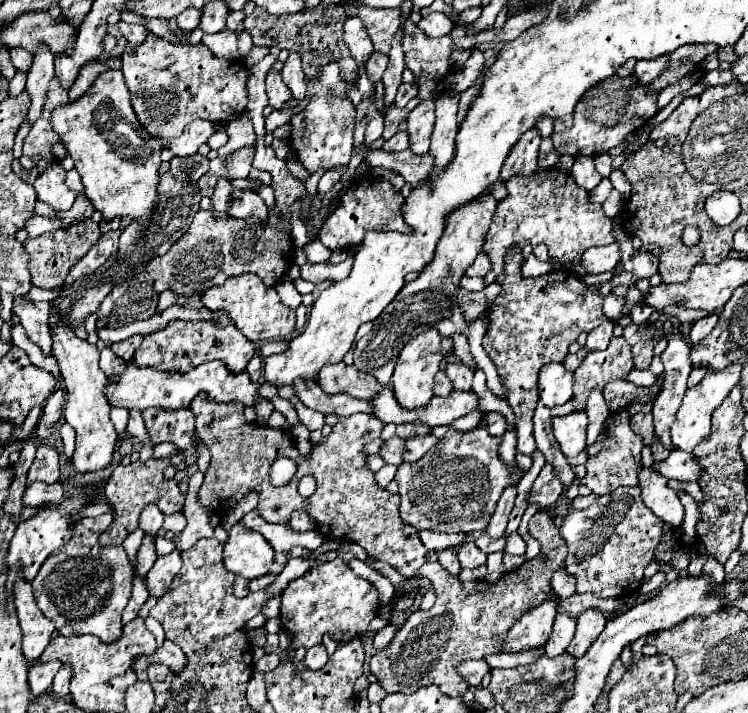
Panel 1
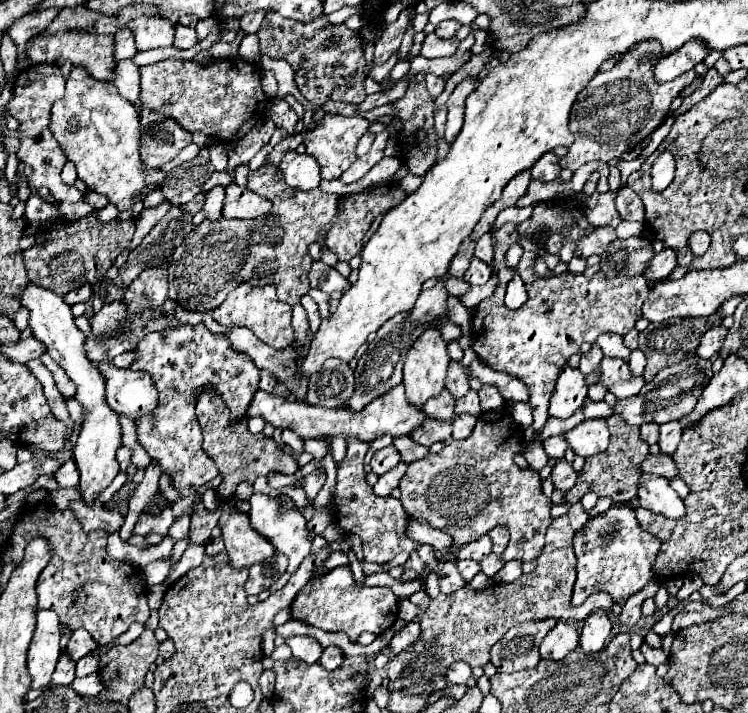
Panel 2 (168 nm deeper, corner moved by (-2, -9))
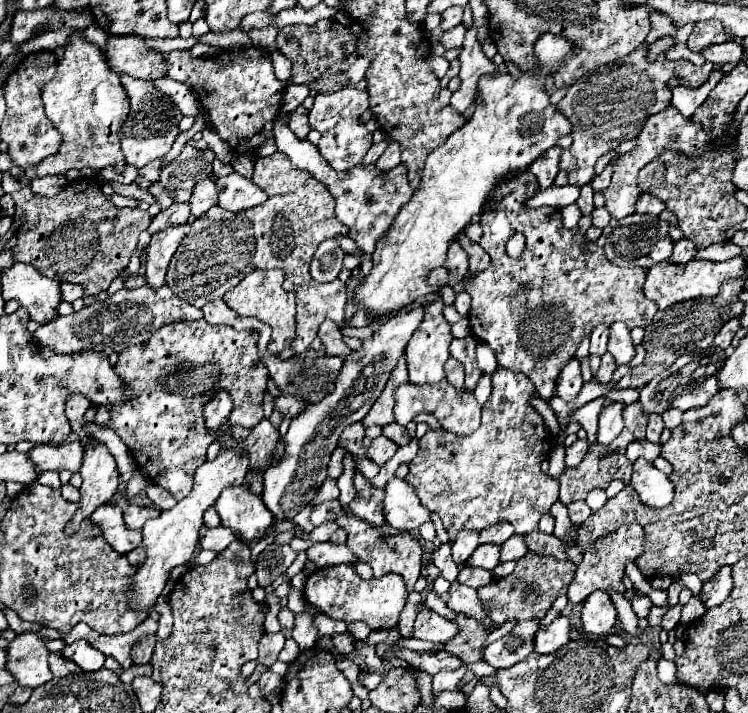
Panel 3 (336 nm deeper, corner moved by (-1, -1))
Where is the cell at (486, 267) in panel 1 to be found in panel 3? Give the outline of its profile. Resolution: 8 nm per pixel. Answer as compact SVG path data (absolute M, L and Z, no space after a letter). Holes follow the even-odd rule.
M467 235L459 237L459 243L461 243L461 247L465 249L465 253L469 255L469 271L471 271L471 273L479 273L479 271L483 271L483 269L489 267L491 261L489 261L487 253L485 253L477 243L473 243Z

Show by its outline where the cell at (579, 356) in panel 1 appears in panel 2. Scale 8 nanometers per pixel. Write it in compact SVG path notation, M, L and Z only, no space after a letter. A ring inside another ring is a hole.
M594 343L592 349L590 349L588 353L582 355L582 359L580 359L580 367L578 367L578 369L580 369L584 375L590 375L590 373L598 367L598 363L602 361L602 357L604 357L604 355L602 355L602 349Z

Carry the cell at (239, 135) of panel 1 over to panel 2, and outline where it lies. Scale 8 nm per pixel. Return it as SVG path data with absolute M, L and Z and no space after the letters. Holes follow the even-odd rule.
M234 170L220 171L220 173L218 173L218 171L214 171L214 173L212 173L212 177L210 177L210 181L206 181L206 183L204 183L204 189L202 189L202 191L206 193L210 187L216 187L216 185L222 185L222 187L226 187L228 183L231 183L233 181Z

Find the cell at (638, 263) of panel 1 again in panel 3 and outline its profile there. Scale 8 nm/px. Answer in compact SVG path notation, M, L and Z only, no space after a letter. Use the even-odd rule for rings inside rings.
M679 239L679 241L673 243L673 253L671 253L669 261L673 261L673 263L687 263L687 261L693 259L695 253L697 253L697 249L695 249L695 245L691 241Z

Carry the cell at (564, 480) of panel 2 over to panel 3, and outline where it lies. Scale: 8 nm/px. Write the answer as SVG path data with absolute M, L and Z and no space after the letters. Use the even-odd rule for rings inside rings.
M575 441L571 447L567 447L565 467L575 467L575 465L579 465L581 459L583 459L583 455L587 453L587 447L589 447L587 441Z

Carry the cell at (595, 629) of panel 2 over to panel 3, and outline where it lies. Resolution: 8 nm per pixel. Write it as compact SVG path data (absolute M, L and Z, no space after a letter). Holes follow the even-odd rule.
M595 591L585 599L583 611L581 611L583 633L603 637L615 625L615 619L617 619L617 611L615 611L615 605L611 603L609 593Z

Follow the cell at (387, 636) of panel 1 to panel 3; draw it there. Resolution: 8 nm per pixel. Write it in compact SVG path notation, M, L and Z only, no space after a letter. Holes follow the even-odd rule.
M423 607L415 619L413 625L413 637L423 639L423 641L433 641L433 643L443 643L449 641L449 637L455 637L457 627L447 621L445 617L437 615L433 609Z

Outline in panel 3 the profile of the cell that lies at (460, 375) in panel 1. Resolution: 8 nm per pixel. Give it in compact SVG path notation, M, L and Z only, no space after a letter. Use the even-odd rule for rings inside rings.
M449 359L445 363L445 373L447 373L447 381L457 387L457 389L463 389L463 377L465 377L465 371L463 371L463 365L457 361L457 359Z

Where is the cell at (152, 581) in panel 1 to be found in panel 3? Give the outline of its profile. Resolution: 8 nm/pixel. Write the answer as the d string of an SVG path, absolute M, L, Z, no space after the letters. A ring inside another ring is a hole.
M225 527L207 529L205 537L199 539L199 549L213 549L213 551L221 553L235 539L237 539L237 535L231 529L225 529Z

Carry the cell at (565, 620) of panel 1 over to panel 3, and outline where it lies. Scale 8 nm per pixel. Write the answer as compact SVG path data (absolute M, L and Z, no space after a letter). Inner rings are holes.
M557 617L551 625L541 627L535 633L535 651L537 653L555 653L561 645L569 643L569 633L571 633L571 623L567 617Z

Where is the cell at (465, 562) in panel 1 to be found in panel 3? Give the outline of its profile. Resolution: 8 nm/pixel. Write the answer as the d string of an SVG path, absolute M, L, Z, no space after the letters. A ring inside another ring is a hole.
M513 535L513 537L509 537L509 539L501 545L501 559L499 559L499 563L505 563L505 561L519 561L527 551L529 551L529 549L527 549L523 537Z

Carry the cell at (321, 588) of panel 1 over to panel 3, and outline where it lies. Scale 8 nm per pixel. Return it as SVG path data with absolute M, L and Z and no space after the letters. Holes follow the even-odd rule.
M349 563L329 565L329 567L321 567L321 569L313 571L307 577L305 587L303 587L303 599L311 607L325 613L327 617L341 619L347 623L365 621L371 629L387 629L387 631L397 625L399 611L403 609L407 595L409 593L405 591L403 577L389 573L389 575L383 575L379 579L365 581L355 573L353 565L349 565Z

